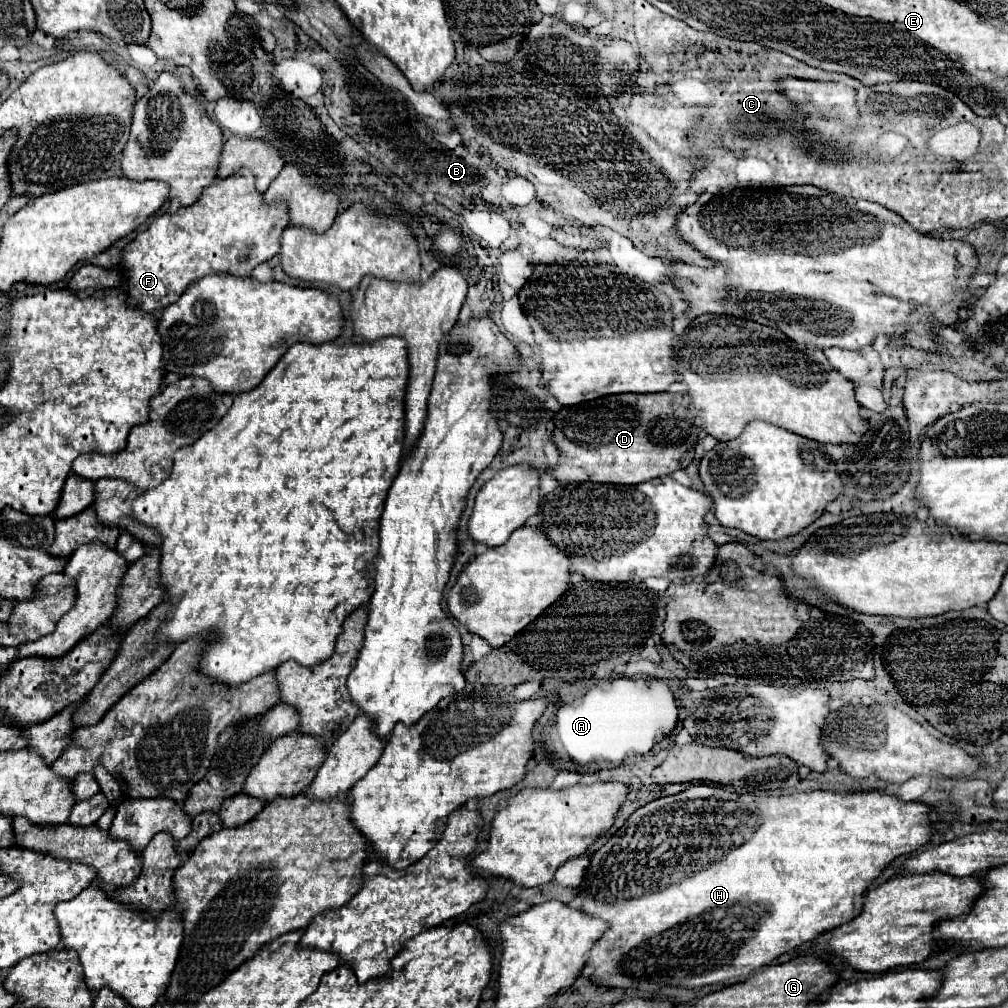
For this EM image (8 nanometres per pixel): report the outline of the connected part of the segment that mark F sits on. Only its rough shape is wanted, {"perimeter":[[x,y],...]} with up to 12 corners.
{"perimeter":[[249,170],[123,250],[127,304],[159,314],[207,274],[279,254],[289,210]]}

